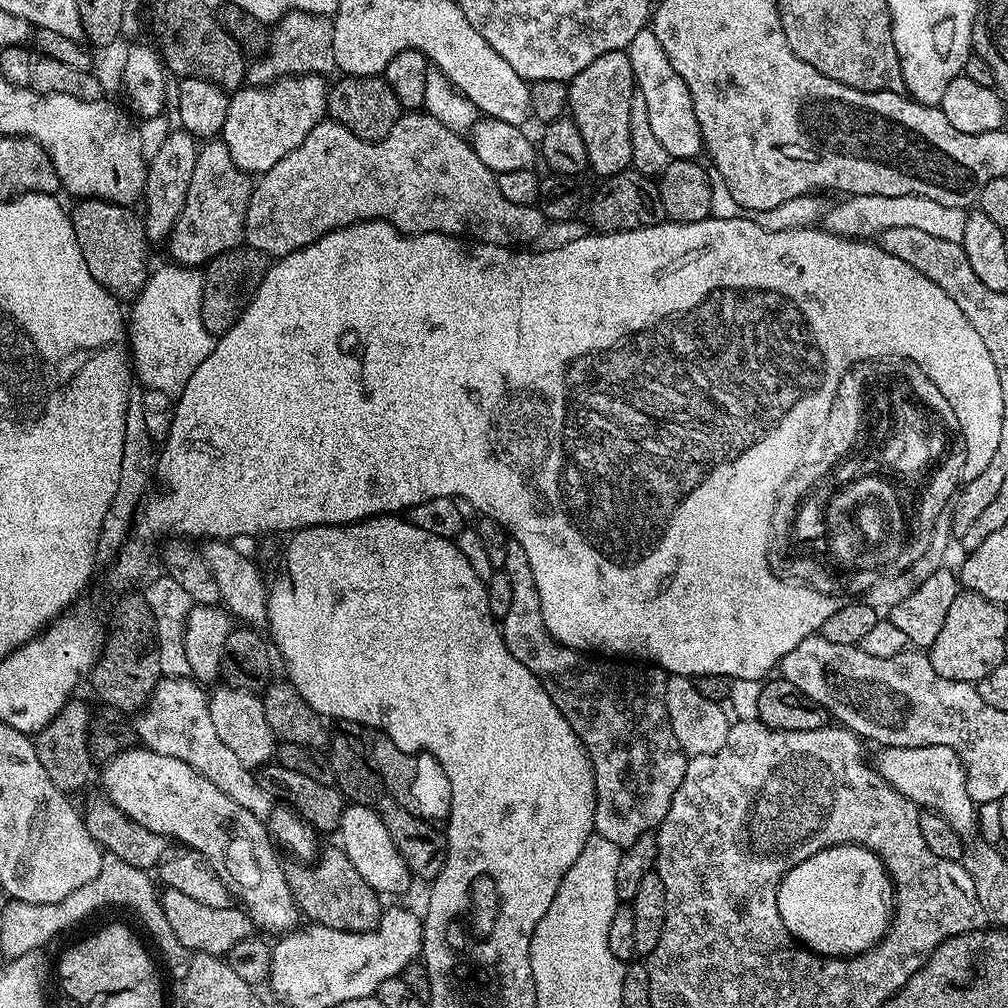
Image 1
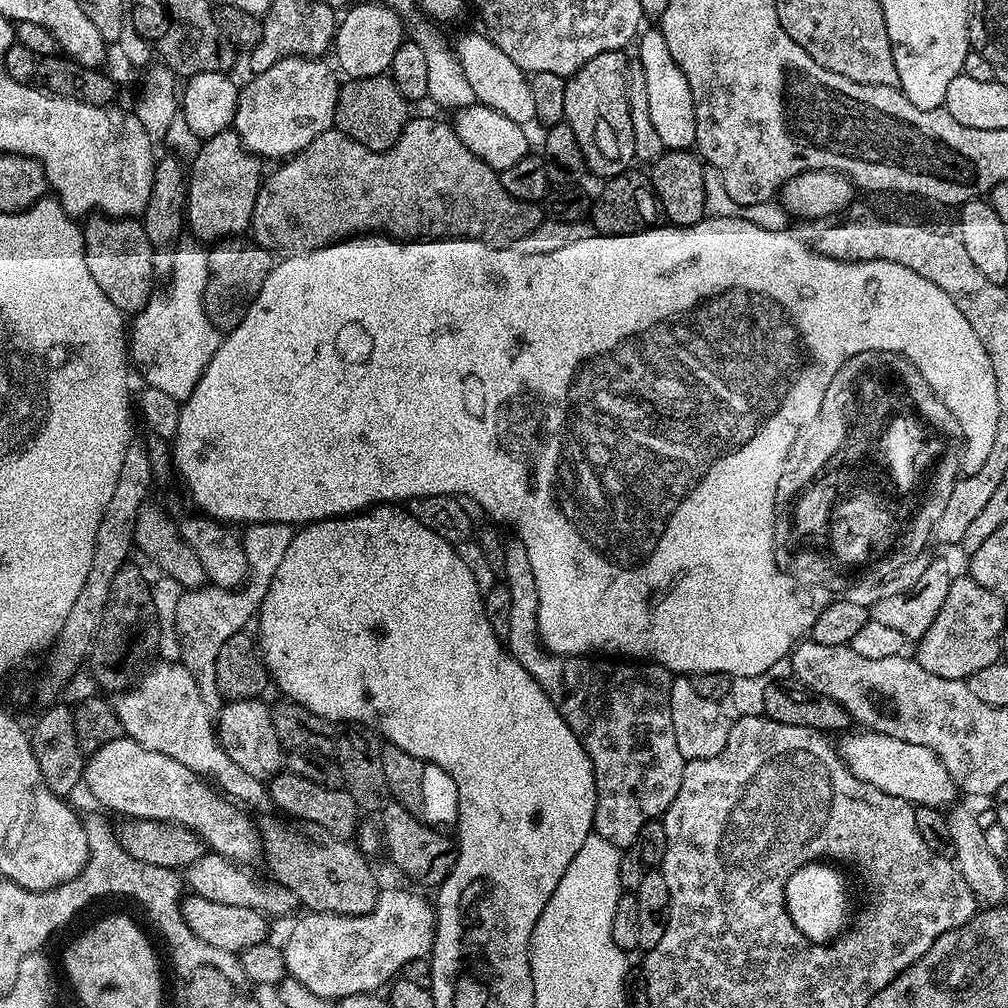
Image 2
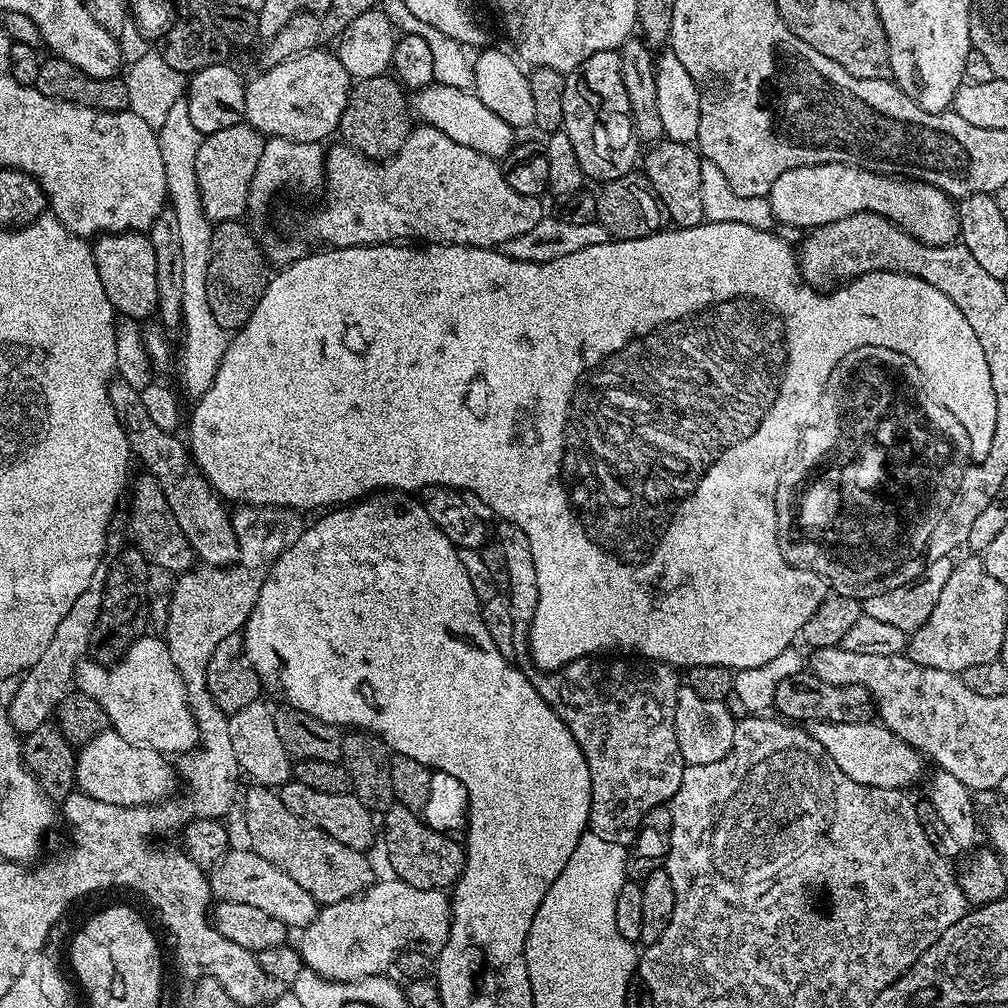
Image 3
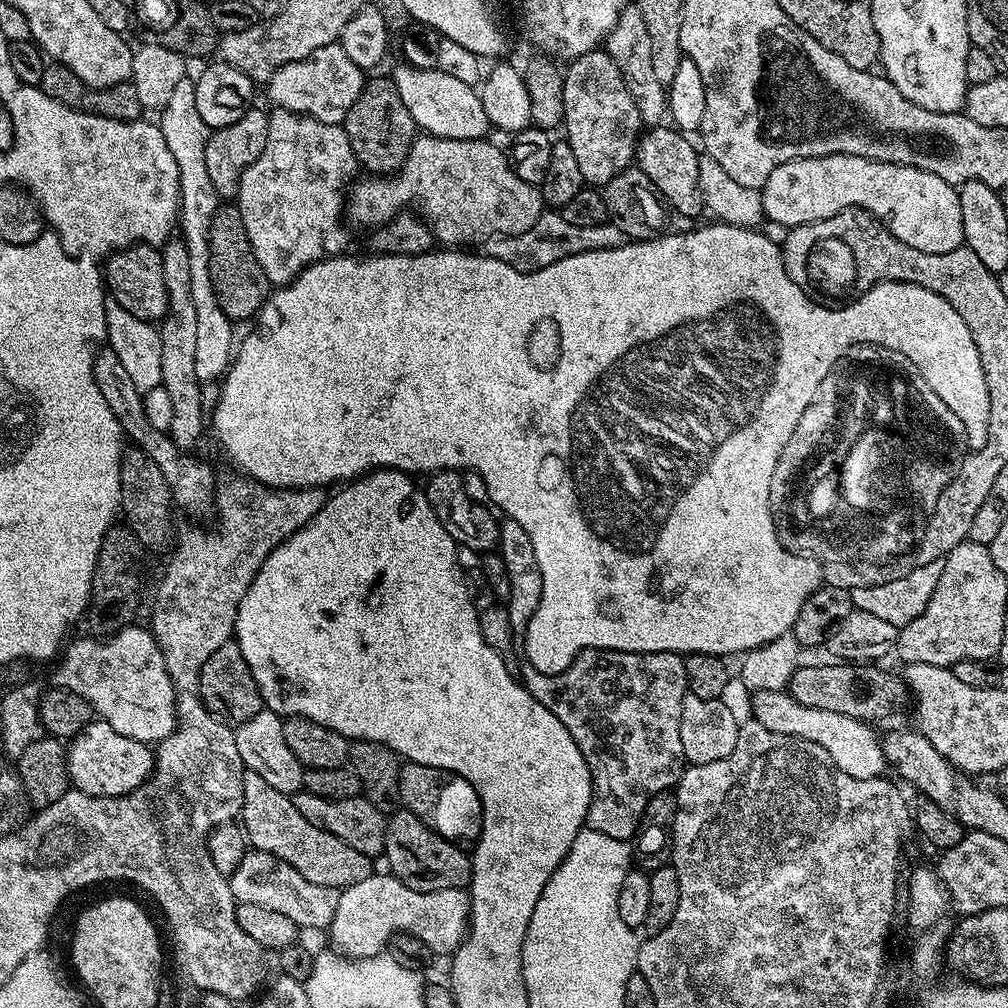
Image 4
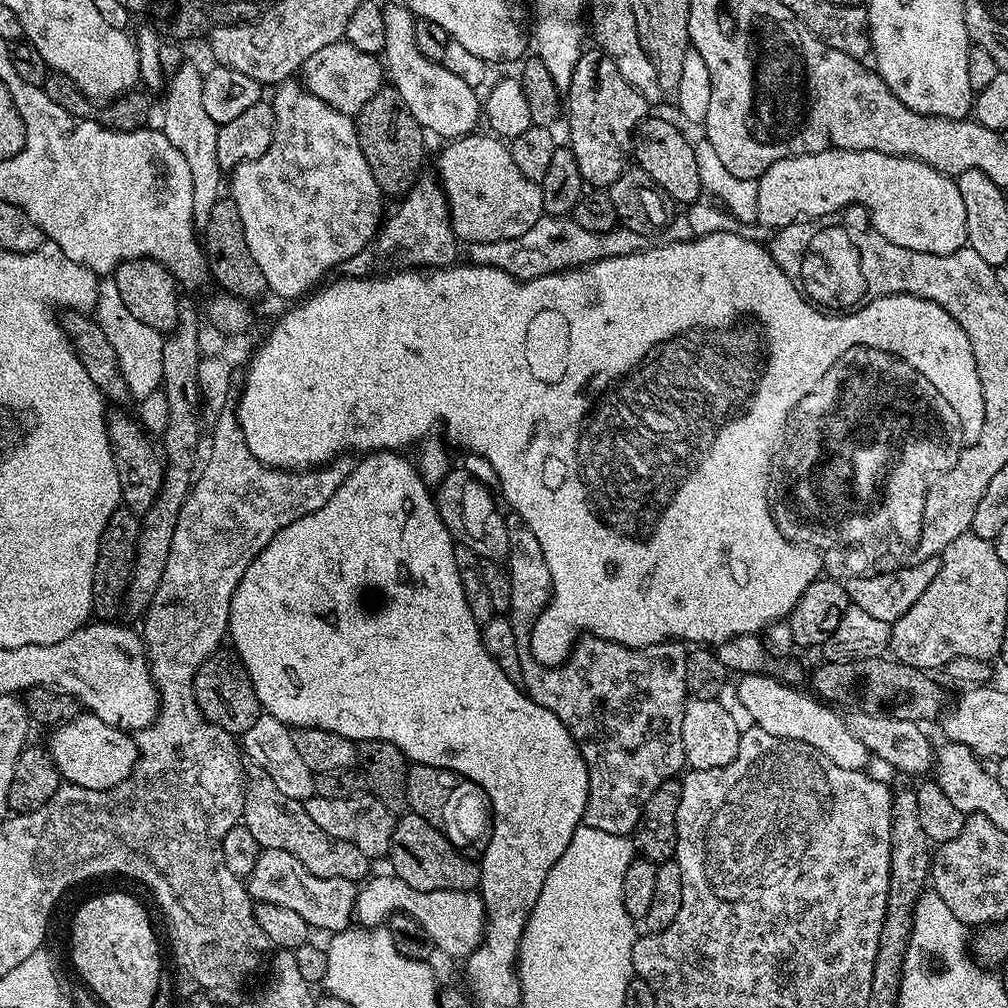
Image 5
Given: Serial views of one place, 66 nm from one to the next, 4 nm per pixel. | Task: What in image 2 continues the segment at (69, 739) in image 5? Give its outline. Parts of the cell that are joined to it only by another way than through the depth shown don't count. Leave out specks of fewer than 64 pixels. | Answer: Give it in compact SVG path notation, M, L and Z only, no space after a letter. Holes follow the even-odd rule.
M125 735L114 742L106 742L106 746L87 757L82 784L102 807L121 812L121 817L163 820L188 828L211 851L237 864L251 865L251 860L261 855L257 821L251 820L239 803L217 791L205 777L182 766L182 762L174 762L174 758L166 758L166 754L158 750L146 750L146 746Z

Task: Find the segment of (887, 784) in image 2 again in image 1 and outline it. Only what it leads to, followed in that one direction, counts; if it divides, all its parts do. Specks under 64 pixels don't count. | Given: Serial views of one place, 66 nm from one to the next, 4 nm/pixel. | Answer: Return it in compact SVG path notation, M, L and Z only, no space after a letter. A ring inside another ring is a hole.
M931 744L930 746L918 746L917 748L881 747L877 752L880 753L877 754L876 760L874 759L874 767L879 772L880 777L886 782L890 782L890 786L894 786L894 790L898 790L898 794L902 794L906 800L912 800L921 809L942 814L950 822L950 826L954 826L956 832L967 834L967 832L975 830L978 806L966 790L964 767L958 758L958 754L954 750L950 750L950 746Z

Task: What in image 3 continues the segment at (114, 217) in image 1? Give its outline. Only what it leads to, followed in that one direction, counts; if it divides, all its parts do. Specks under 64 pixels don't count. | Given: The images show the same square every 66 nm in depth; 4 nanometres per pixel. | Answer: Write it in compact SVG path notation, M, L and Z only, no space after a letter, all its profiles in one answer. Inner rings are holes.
M110 232L95 237L90 251L102 290L110 298L112 309L121 317L144 322L148 315L157 311L158 302L158 258L150 238L142 232Z

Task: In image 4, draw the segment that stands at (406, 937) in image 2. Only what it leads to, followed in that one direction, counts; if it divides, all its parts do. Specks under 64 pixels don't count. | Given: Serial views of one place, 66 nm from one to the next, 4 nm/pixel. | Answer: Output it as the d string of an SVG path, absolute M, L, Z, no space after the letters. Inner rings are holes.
M373 874L362 878L362 882L354 882L354 886L343 889L339 893L338 906L334 910L334 918L326 932L327 935L332 935L331 947L342 956L354 960L383 953L388 947L389 940L397 932L407 932L419 943L427 946L432 954L438 954L438 952L451 954L464 941L468 931L469 899L469 893L458 888L419 892L410 890L410 886L406 886L391 874L385 874L385 876Z

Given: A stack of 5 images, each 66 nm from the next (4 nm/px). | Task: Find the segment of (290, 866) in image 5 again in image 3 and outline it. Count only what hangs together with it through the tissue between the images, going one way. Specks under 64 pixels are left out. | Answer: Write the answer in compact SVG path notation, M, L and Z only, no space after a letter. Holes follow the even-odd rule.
M244 848L238 849L237 852L225 852L222 859L211 869L213 897L230 902L246 902L246 906L258 906L258 910L278 918L287 924L289 929L303 930L316 916L316 899L306 890L302 890L302 886L298 886L298 882L294 882L290 874L278 870L274 862L266 862L266 858L262 858L257 852Z

